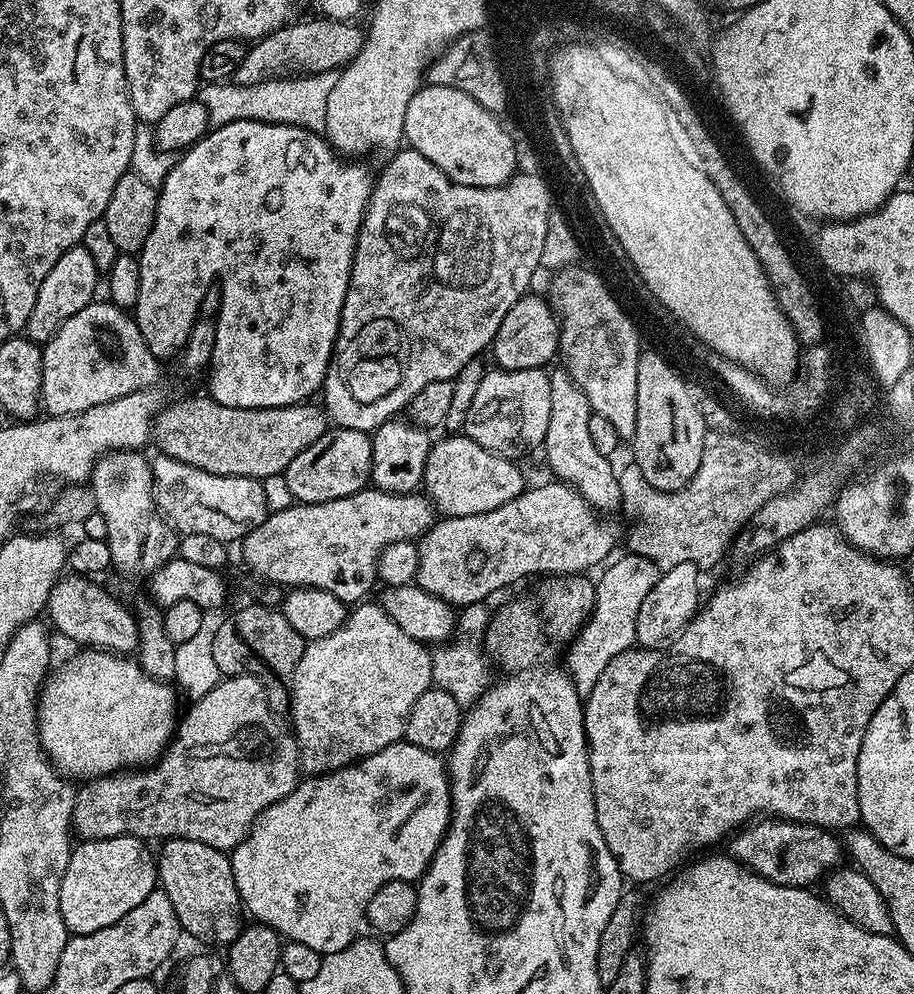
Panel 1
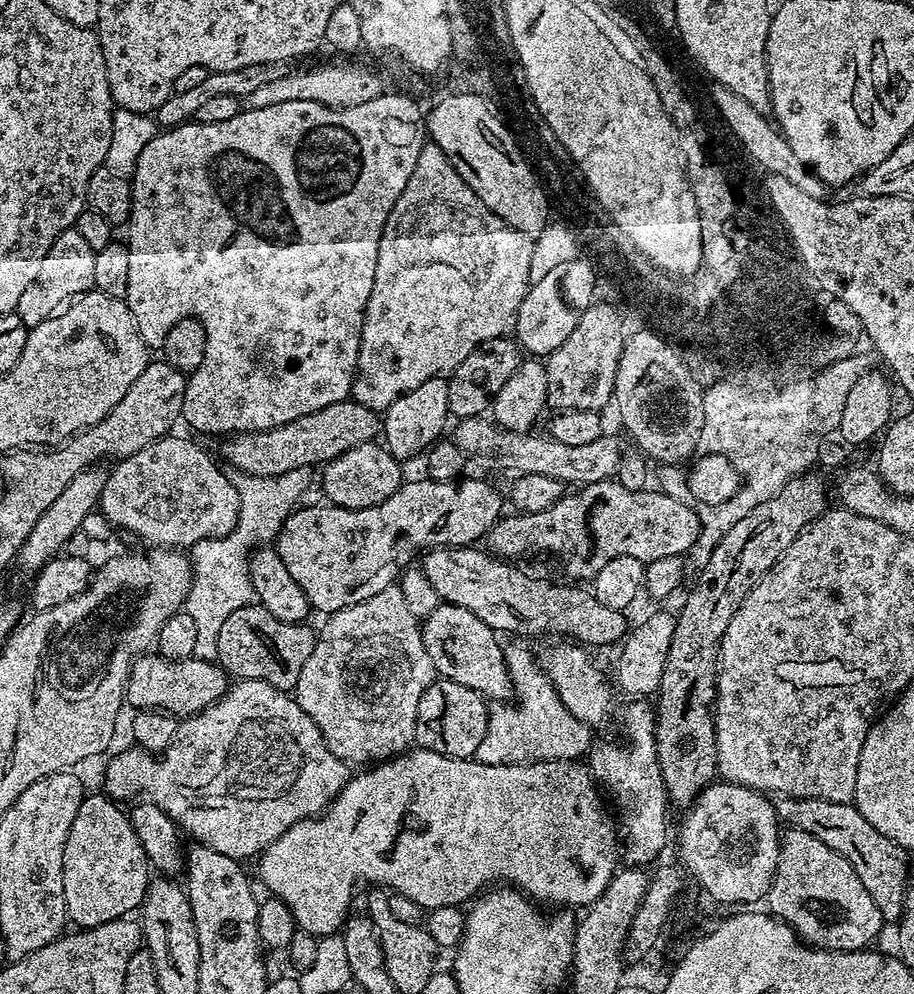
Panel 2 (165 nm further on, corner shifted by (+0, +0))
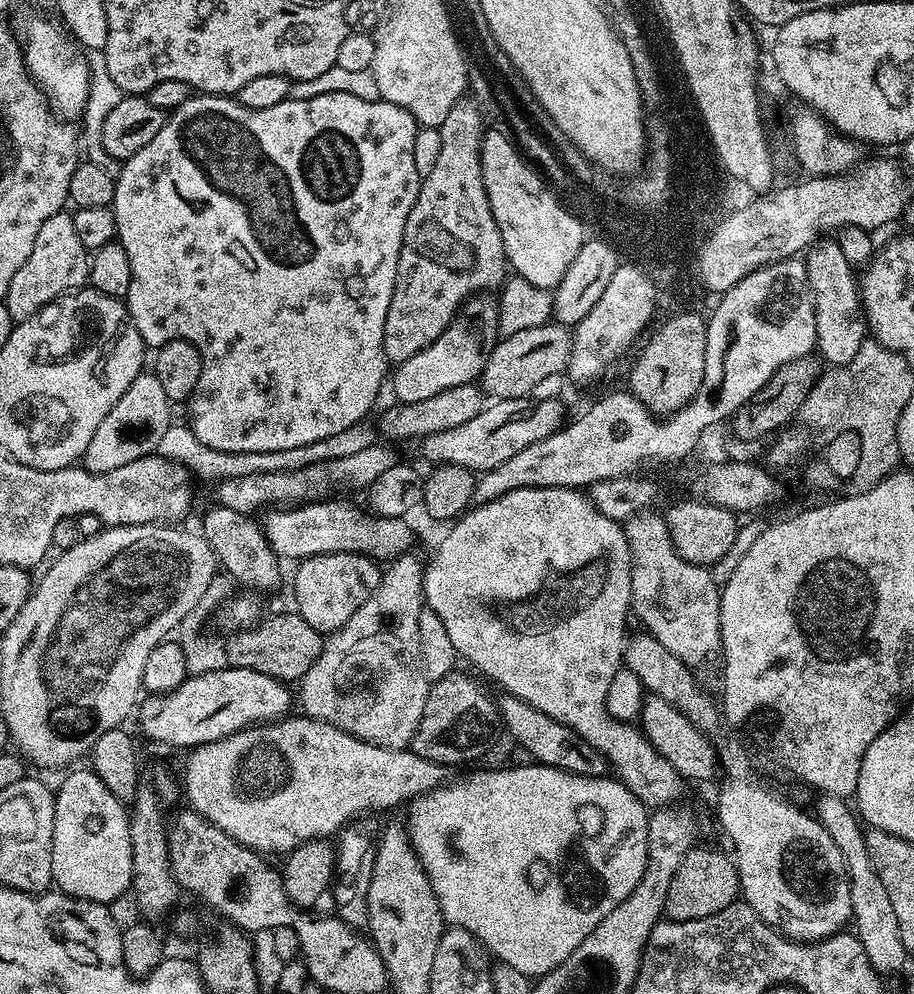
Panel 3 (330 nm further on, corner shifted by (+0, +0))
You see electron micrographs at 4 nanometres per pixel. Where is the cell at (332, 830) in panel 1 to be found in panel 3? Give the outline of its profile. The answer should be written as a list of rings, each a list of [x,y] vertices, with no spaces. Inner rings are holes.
[[[527,763],[520,764],[517,768],[500,768],[497,772],[480,772],[458,781],[457,784],[445,782],[432,792],[417,796],[407,809],[409,812],[406,831],[412,842],[412,849],[416,851],[416,857],[420,859],[424,872],[430,878],[445,921],[453,928],[461,928],[474,934],[499,963],[514,966],[514,970],[519,970],[529,978],[539,978],[562,966],[562,962],[566,962],[566,958],[570,958],[570,954],[574,954],[574,950],[578,950],[578,946],[586,942],[594,926],[598,926],[598,922],[602,922],[606,914],[610,914],[616,906],[626,902],[630,894],[634,894],[634,888],[642,882],[648,862],[650,812],[641,800],[616,778],[608,780],[607,775],[579,776],[545,764]]]

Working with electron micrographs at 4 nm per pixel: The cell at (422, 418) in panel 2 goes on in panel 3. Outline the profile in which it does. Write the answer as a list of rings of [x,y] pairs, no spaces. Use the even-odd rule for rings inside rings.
[[[477,294],[465,300],[460,306],[460,311],[456,313],[456,317],[449,322],[446,330],[442,330],[442,334],[438,334],[438,338],[434,338],[434,342],[430,342],[430,346],[426,346],[418,354],[401,360],[395,365],[390,379],[397,392],[397,401],[401,404],[426,402],[426,398],[434,398],[434,394],[442,394],[442,390],[450,390],[450,386],[462,386],[479,381],[480,372],[486,366],[496,341],[501,339],[499,310],[497,297],[492,294]]]

